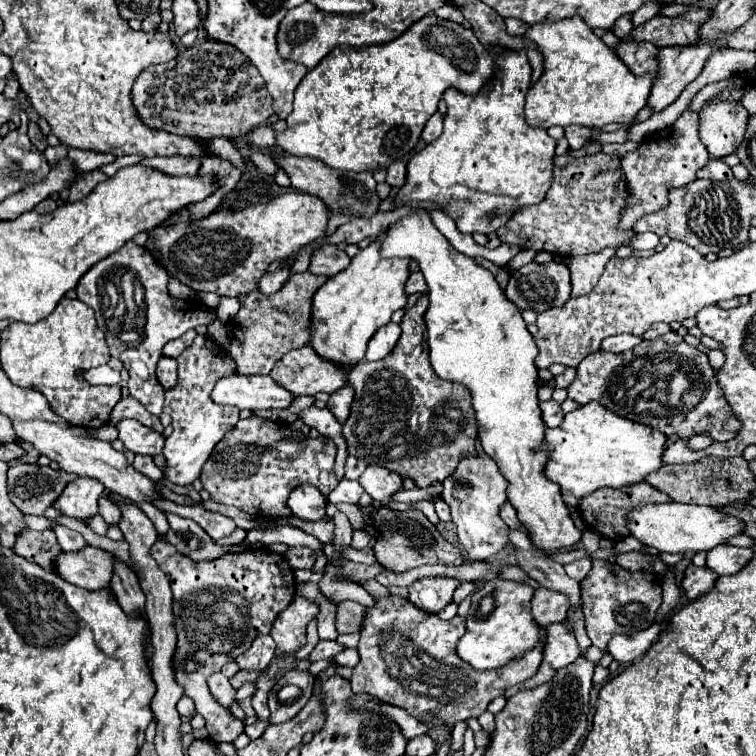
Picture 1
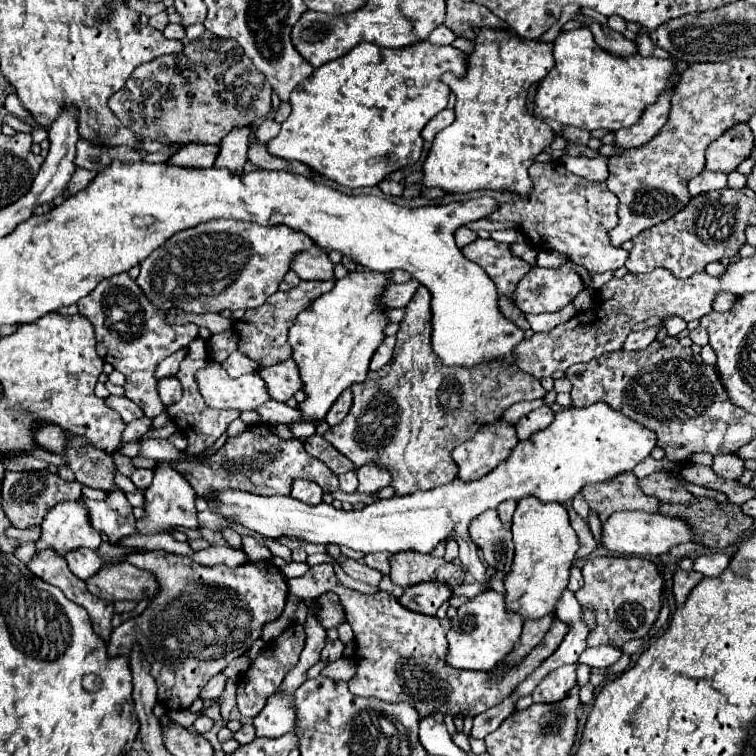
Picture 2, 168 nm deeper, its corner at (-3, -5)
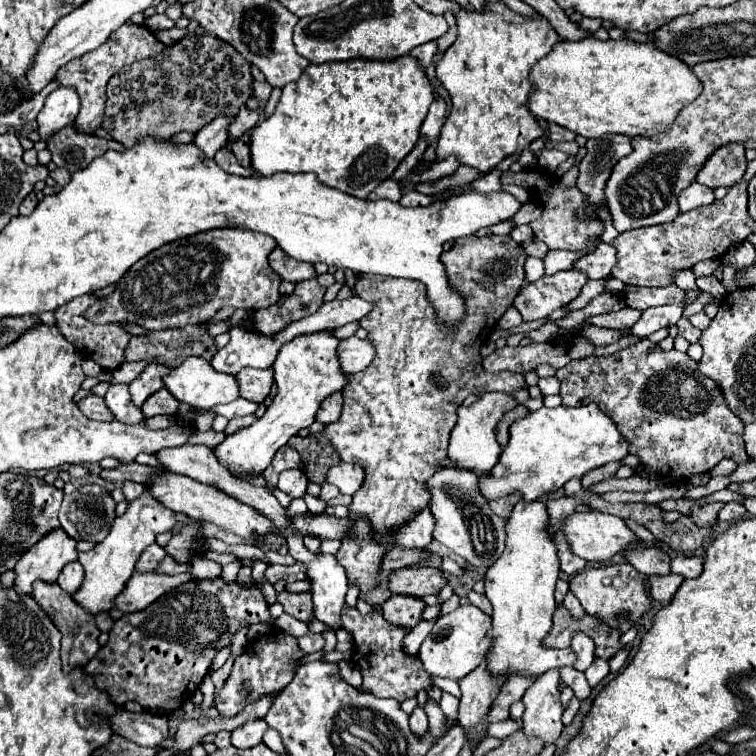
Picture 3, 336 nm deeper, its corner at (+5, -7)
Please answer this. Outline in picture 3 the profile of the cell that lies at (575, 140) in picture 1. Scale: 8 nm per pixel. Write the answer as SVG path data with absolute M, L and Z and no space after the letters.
M548 124L548 140L552 142L562 142L562 140L574 140L576 134L572 134L570 130L564 130L562 126L556 124Z

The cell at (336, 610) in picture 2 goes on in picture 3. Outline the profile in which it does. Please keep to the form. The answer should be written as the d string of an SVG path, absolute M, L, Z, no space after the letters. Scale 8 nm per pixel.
M280 592L276 596L276 600L284 606L284 612L302 620L302 622L310 622L314 618L312 614L312 596L310 592L302 592L302 594L292 594L292 592Z

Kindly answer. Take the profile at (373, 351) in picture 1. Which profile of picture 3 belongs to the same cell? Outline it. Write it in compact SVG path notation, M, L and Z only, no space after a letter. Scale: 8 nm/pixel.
M356 336L340 340L340 366L346 374L362 372L374 358L372 344Z

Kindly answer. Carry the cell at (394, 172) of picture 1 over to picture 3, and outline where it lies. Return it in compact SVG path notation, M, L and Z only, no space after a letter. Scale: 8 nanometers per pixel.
M388 178L384 180L380 186L376 186L376 190L372 190L372 194L368 196L368 200L392 200L392 202L398 202L402 198L402 192L400 192L400 186L394 178Z

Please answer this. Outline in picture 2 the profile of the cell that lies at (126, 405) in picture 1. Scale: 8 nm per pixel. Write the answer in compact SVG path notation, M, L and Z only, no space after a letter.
M108 396L106 402L108 402L110 408L114 408L122 416L122 420L126 424L132 422L132 420L136 420L136 418L144 418L144 412L140 412L140 406L138 404L132 404L132 400L128 400L126 396L122 396L122 398Z

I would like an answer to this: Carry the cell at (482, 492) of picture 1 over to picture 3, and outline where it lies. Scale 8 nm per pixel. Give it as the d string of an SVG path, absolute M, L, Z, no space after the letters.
M486 392L468 396L462 406L458 408L458 422L452 428L450 440L448 440L448 456L458 464L462 470L492 470L502 454L502 448L496 442L494 428L502 414L512 410L516 406L516 398L512 394L504 392Z

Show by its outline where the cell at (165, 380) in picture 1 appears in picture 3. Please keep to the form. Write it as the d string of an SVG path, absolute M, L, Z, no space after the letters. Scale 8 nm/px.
M166 388L152 394L142 406L144 418L152 418L158 414L176 414L176 412L178 412L178 402L176 398L172 398L172 394L168 394Z

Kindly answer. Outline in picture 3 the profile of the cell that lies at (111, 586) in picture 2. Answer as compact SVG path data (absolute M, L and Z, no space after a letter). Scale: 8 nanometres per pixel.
M134 572L132 578L128 580L126 588L122 590L122 594L116 598L114 606L128 614L128 612L138 612L144 610L146 606L150 606L154 600L158 600L162 594L166 594L168 590L194 580L194 576L190 572L182 572L176 576L162 576L162 574L154 574L154 572Z

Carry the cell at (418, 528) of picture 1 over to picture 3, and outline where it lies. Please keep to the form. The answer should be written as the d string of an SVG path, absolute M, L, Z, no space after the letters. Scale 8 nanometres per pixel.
M408 566L392 572L388 586L394 594L422 598L428 594L438 594L444 584L446 578L442 576L442 570L430 566Z

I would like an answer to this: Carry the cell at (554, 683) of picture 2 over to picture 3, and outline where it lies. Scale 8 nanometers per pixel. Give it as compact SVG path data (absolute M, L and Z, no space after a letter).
M548 670L536 678L534 686L526 690L522 702L526 704L524 720L524 736L540 738L544 746L554 744L562 732L562 704L560 704L560 690L558 690L560 674L558 670Z

